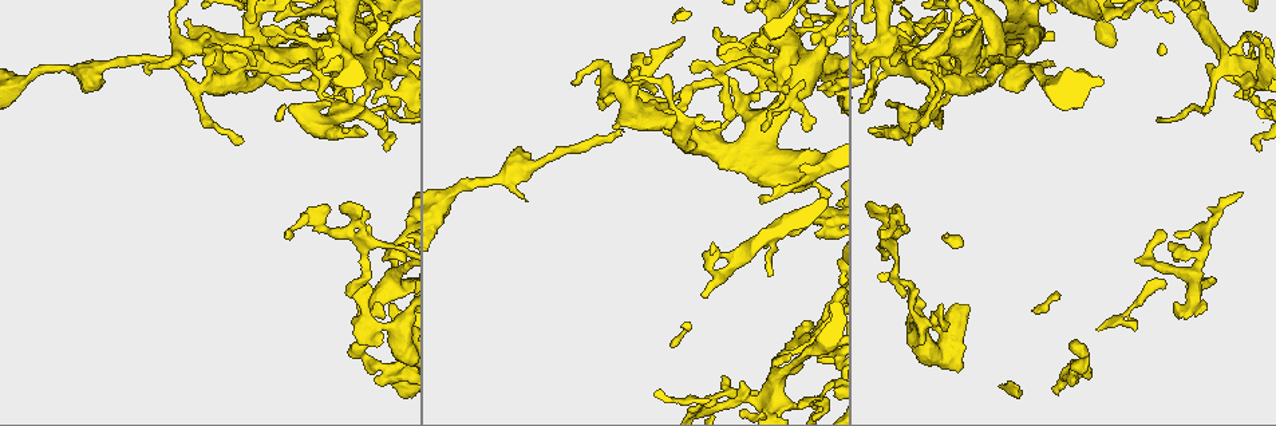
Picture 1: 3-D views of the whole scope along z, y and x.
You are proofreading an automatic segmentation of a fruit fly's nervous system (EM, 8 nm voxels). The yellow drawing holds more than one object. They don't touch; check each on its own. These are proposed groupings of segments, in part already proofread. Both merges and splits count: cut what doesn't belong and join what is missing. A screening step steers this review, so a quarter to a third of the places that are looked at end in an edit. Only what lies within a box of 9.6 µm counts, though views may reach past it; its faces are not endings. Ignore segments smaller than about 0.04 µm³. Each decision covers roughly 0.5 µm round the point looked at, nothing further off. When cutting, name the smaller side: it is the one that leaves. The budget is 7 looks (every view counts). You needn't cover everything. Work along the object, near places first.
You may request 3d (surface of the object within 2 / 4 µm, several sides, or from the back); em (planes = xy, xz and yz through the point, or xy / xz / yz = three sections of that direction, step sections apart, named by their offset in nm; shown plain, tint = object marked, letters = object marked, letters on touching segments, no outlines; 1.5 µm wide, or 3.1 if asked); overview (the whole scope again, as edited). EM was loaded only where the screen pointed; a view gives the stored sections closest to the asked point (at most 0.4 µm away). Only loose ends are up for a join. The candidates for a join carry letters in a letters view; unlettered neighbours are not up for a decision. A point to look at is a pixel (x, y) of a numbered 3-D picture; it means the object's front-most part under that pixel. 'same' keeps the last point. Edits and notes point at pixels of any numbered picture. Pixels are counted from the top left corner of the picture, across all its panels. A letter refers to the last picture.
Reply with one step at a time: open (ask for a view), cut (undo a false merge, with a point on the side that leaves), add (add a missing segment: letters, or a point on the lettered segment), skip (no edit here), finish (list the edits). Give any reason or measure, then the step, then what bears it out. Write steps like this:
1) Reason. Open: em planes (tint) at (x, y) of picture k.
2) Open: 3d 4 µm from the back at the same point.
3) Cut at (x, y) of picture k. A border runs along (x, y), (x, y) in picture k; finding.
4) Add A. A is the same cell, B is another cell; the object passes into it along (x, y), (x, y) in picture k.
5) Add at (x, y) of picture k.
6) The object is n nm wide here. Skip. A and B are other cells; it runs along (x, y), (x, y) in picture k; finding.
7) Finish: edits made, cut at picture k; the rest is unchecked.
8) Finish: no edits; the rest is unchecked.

Branch stops here. Open: em planes (letters) at (241, 141) of picture 1.

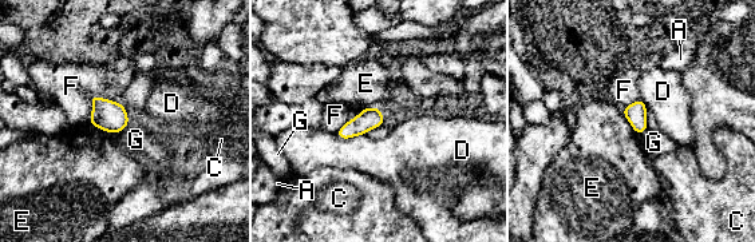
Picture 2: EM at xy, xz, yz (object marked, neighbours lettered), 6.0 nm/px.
Skip. A, C, D, E, F and G are other cells; none of them fits.

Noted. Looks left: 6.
Branch stops here. Open: em planes (tint) at (571, 82) of picture 1.

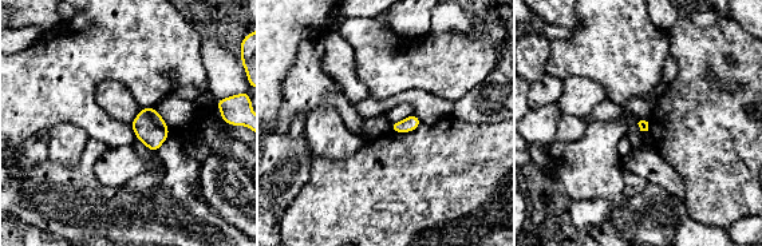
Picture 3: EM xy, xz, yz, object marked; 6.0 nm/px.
Open: em planes (letters) at the same point.

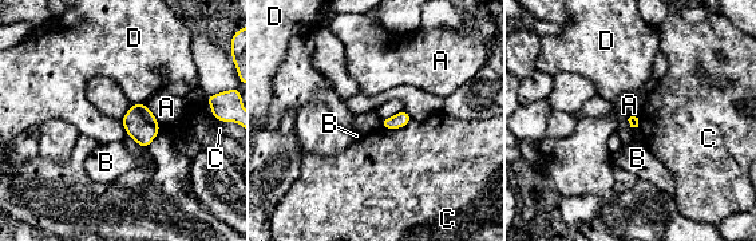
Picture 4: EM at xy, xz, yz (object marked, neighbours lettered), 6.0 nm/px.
Skip. A, B, C and D are other cells; a border runs along (145, 103), (159, 123) in picture 4; none of them fits.

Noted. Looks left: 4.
Free end. Open: em planes (plain) at (924, 33) of picture 1.

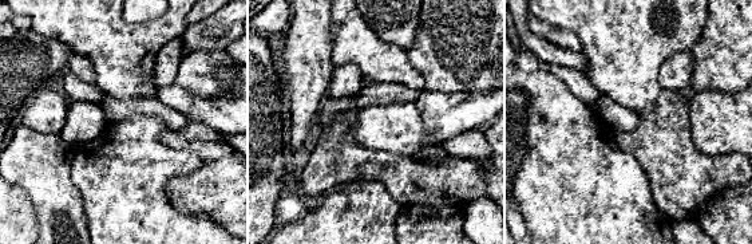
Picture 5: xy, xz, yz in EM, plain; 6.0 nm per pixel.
See the neighbours. Open: em planes (letters) at the same point.

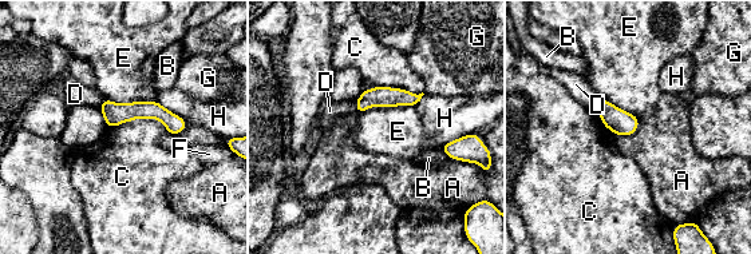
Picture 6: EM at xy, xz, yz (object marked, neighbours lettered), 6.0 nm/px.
The object is 150 nm wide here; the longest contact is with C, 380 nm. Skip. A, B, C, D, E, F, G and H are other cells; none of them fits.

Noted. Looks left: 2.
Finish: no edits; the rest is unchecked.

